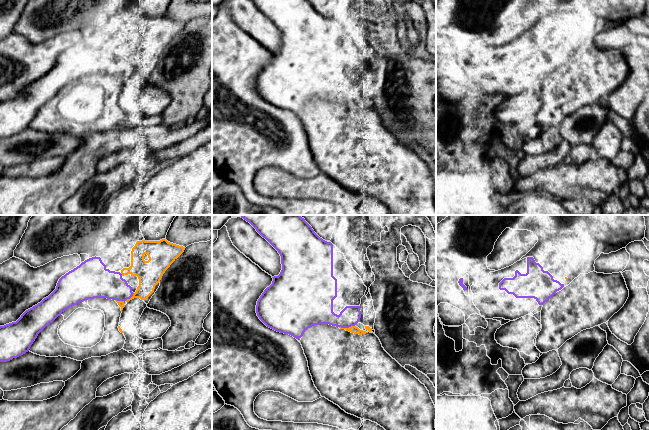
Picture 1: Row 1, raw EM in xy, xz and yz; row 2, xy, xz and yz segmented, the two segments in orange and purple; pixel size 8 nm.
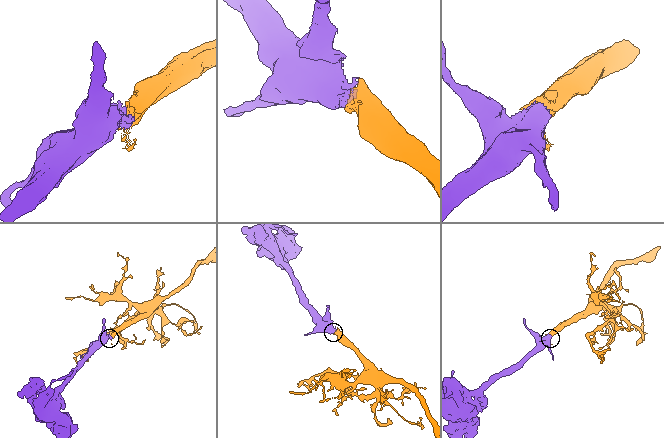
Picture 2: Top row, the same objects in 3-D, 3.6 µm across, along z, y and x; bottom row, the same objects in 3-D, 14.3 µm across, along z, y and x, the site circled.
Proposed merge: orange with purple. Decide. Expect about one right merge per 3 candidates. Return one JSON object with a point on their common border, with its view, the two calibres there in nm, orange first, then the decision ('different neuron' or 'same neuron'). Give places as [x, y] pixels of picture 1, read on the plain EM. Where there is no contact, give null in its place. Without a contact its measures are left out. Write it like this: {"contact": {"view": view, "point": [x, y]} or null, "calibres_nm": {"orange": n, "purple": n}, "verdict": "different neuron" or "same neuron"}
{"contact": {"view": "xz", "point": [346, 104]}, "calibres_nm": {"orange": 60, "purple": 200}, "verdict": "same neuron"}

